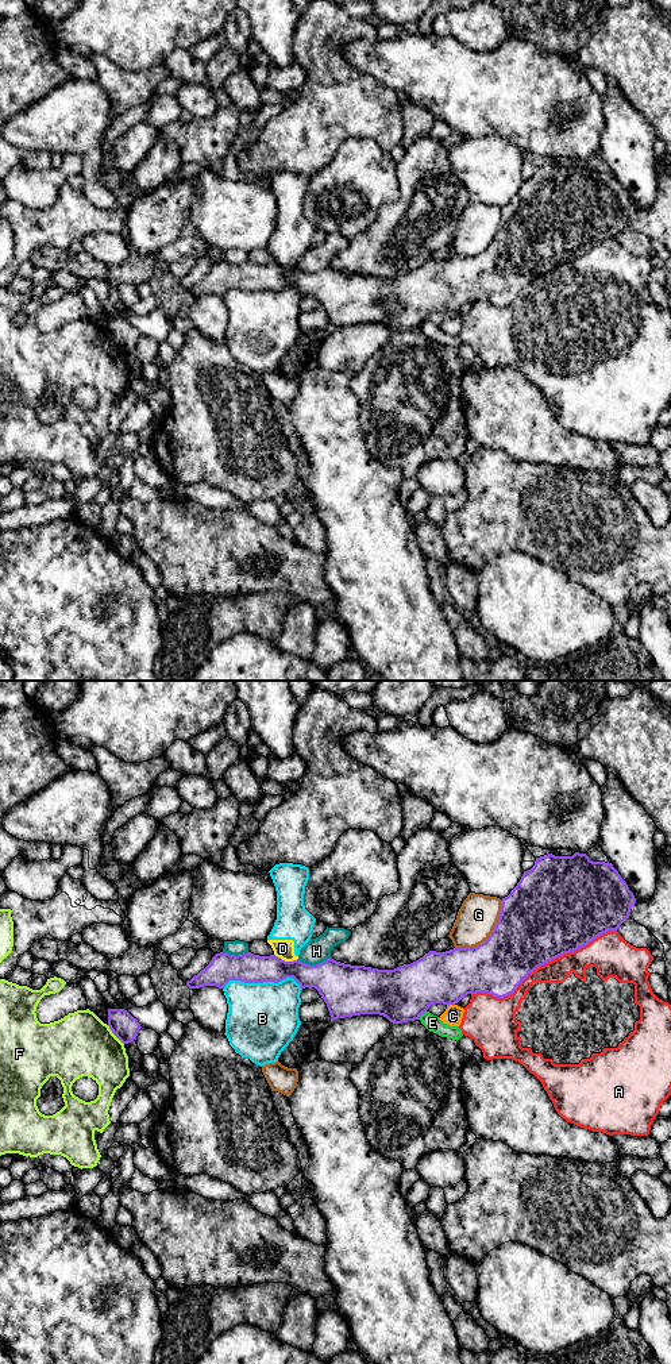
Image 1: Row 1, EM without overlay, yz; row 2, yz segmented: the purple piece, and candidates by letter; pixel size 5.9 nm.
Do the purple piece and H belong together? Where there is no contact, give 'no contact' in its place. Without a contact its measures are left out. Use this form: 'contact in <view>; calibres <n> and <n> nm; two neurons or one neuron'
contact in yz; calibres 300 and 150 nm; two neurons

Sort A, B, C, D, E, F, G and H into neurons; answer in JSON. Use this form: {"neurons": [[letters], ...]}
{"neurons": [["A"], ["B", "D"], ["C"], ["E"], ["F"], ["G"], ["H"]]}

